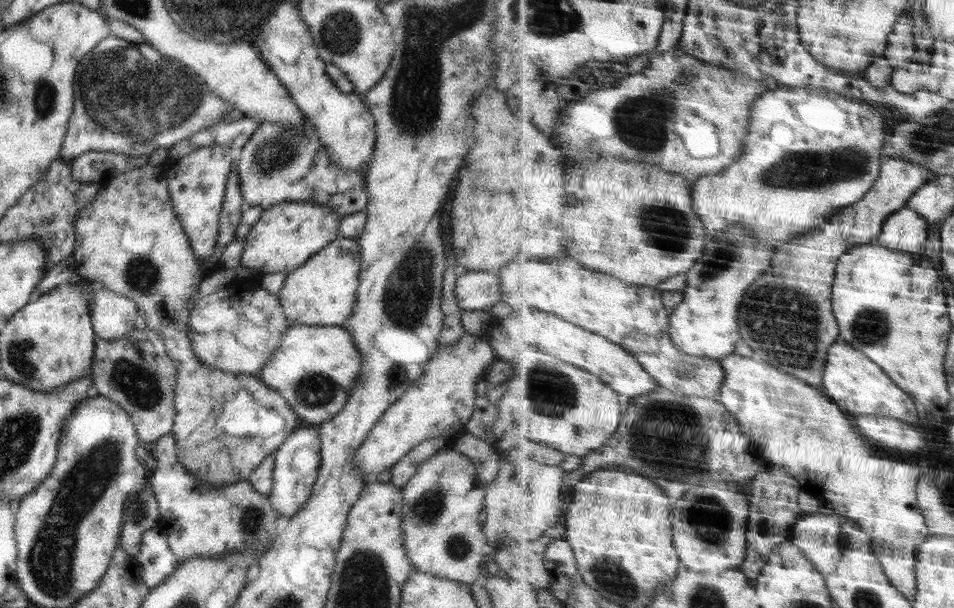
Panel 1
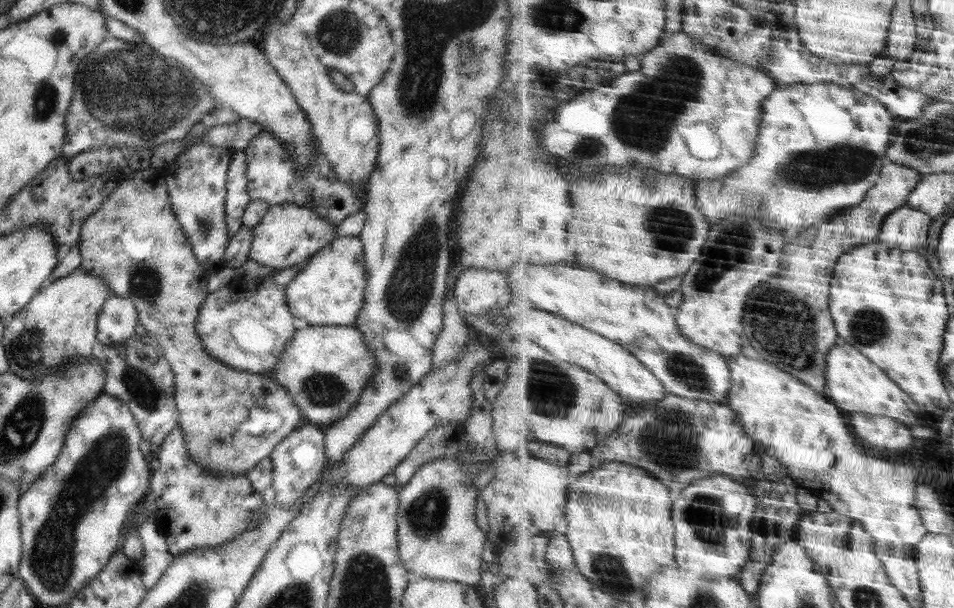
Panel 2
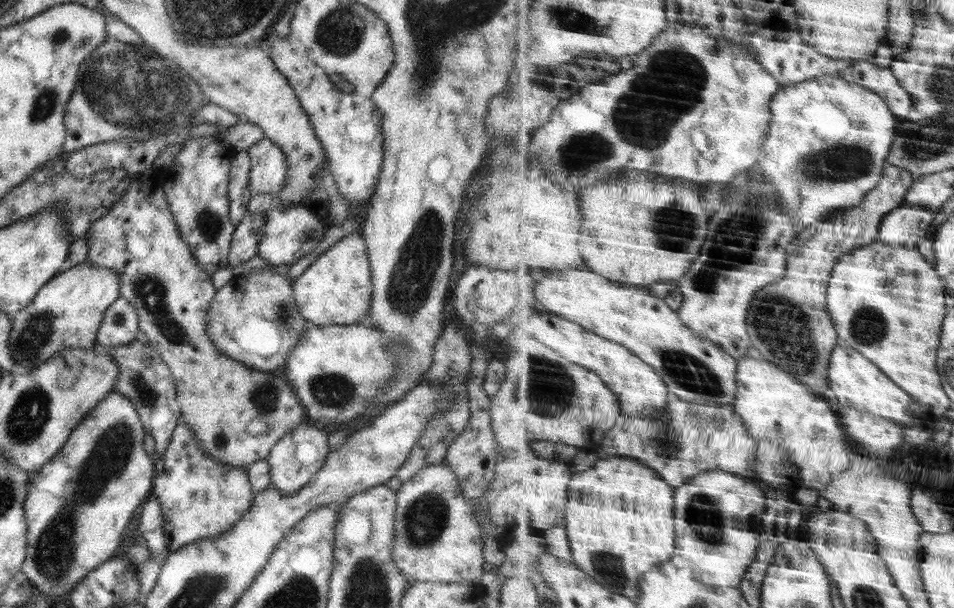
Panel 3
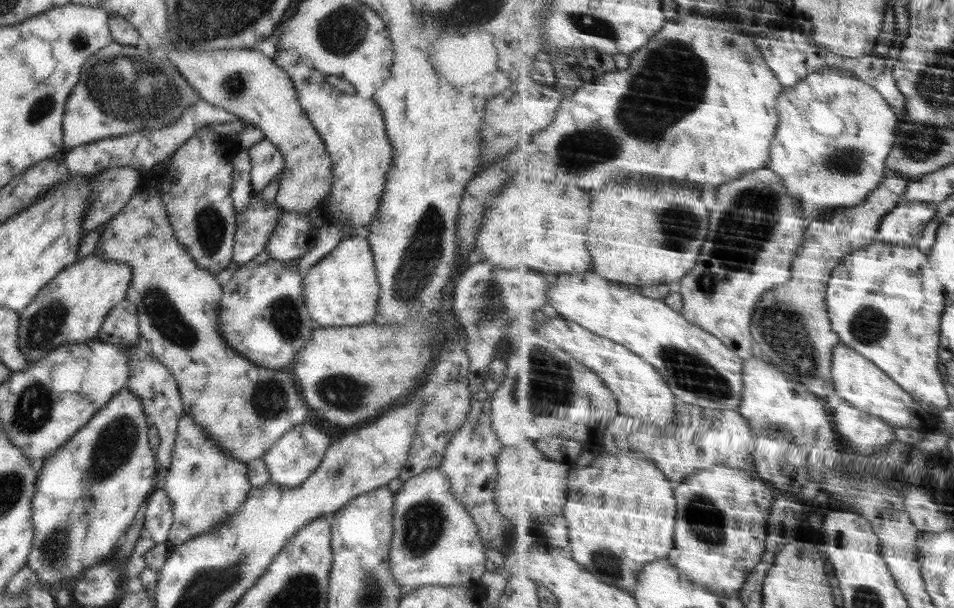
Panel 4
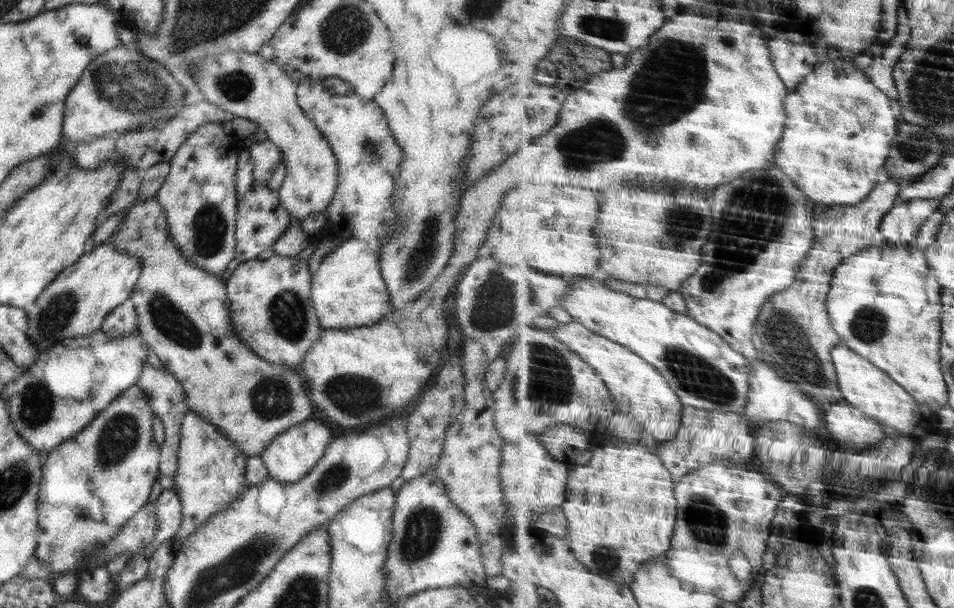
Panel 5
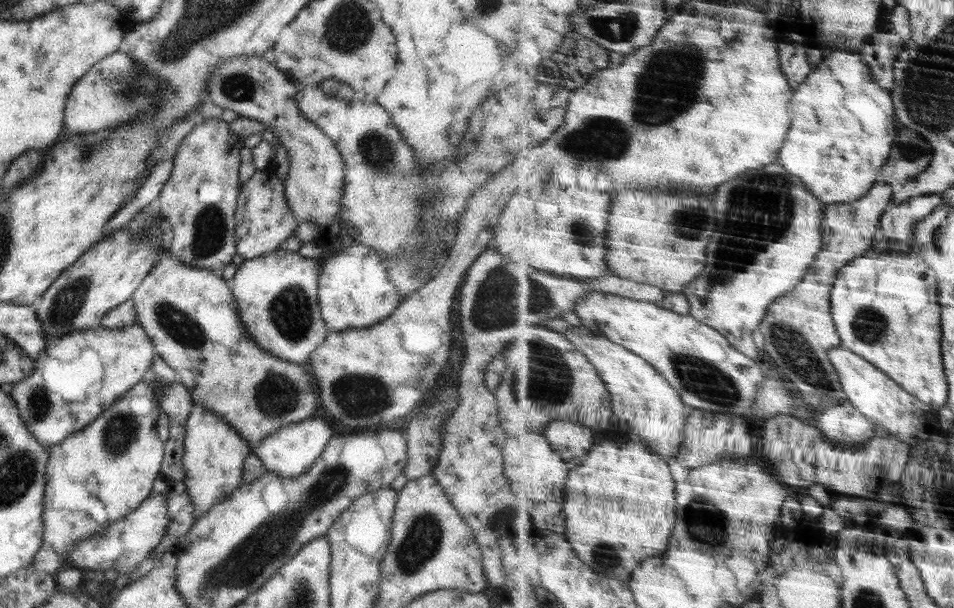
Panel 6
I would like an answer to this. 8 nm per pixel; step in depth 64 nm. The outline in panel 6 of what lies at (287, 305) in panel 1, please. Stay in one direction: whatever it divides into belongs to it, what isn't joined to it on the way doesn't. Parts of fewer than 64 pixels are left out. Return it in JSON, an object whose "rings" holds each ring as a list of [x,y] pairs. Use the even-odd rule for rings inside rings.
{"rings":[[[354,242],[321,262],[318,303],[330,331],[368,328],[390,316],[403,299],[389,280],[384,258],[364,244]]]}

